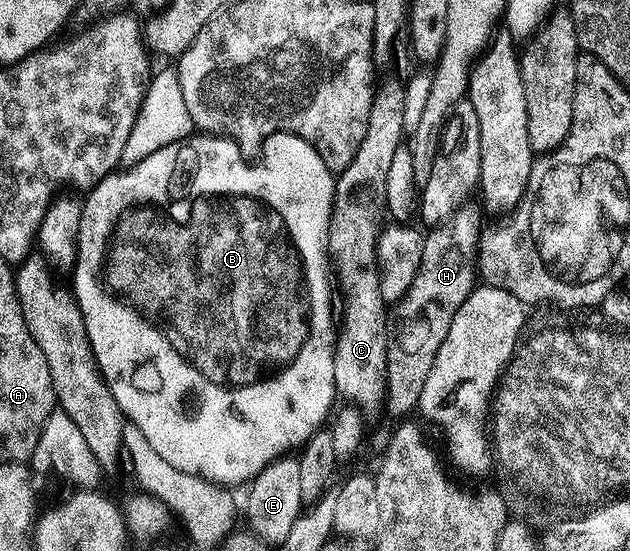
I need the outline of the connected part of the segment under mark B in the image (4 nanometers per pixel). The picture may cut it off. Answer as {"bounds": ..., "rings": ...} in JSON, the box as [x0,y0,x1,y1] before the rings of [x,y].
{"bounds":[70,133,338,486],"rings":[[[289,133],[267,137],[255,163],[249,163],[230,139],[193,135],[177,146],[154,151],[154,155],[142,159],[142,163],[129,165],[123,171],[125,173],[109,173],[87,190],[85,197],[88,198],[83,198],[80,206],[82,223],[78,227],[76,267],[70,273],[70,289],[82,311],[92,358],[96,360],[96,368],[108,384],[120,412],[131,425],[142,431],[147,442],[158,451],[159,458],[166,459],[171,467],[186,475],[200,477],[213,486],[243,486],[271,461],[289,451],[299,450],[325,424],[337,404],[335,401],[338,401],[334,383],[337,331],[334,324],[334,281],[330,276],[328,256],[334,174],[306,139]]]}

